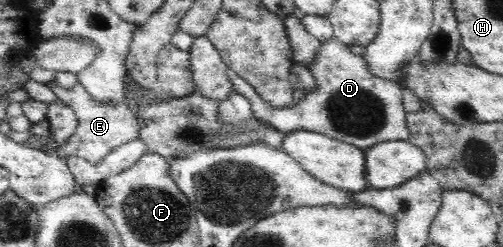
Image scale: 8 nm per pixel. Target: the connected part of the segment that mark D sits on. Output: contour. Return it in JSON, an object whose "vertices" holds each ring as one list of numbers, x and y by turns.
{"vertices":[[335,37,321,42,308,69,315,77,315,90,305,93,305,98,295,106,284,109,269,108,255,88,234,70,227,68,227,77,233,90,250,100,254,117,277,130,318,132,365,150,380,142,408,140,410,128,403,104,403,88,371,75,363,56,351,53,348,45]]}

